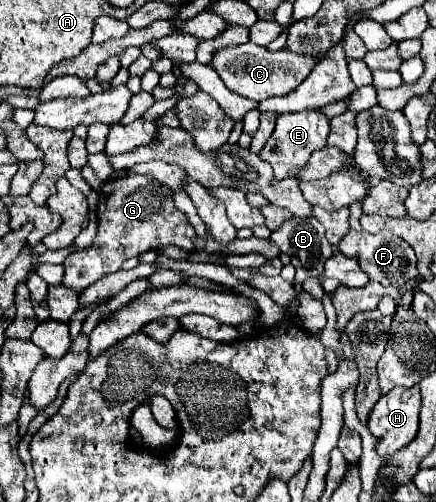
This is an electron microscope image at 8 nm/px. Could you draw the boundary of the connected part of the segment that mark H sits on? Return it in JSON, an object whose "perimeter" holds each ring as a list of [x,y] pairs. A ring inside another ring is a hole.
{"perimeter":[[[394,388],[384,394],[374,406],[368,418],[368,430],[380,442],[380,456],[388,458],[390,442],[396,446],[396,452],[402,450],[418,434],[418,414],[420,414],[420,388]]]}

